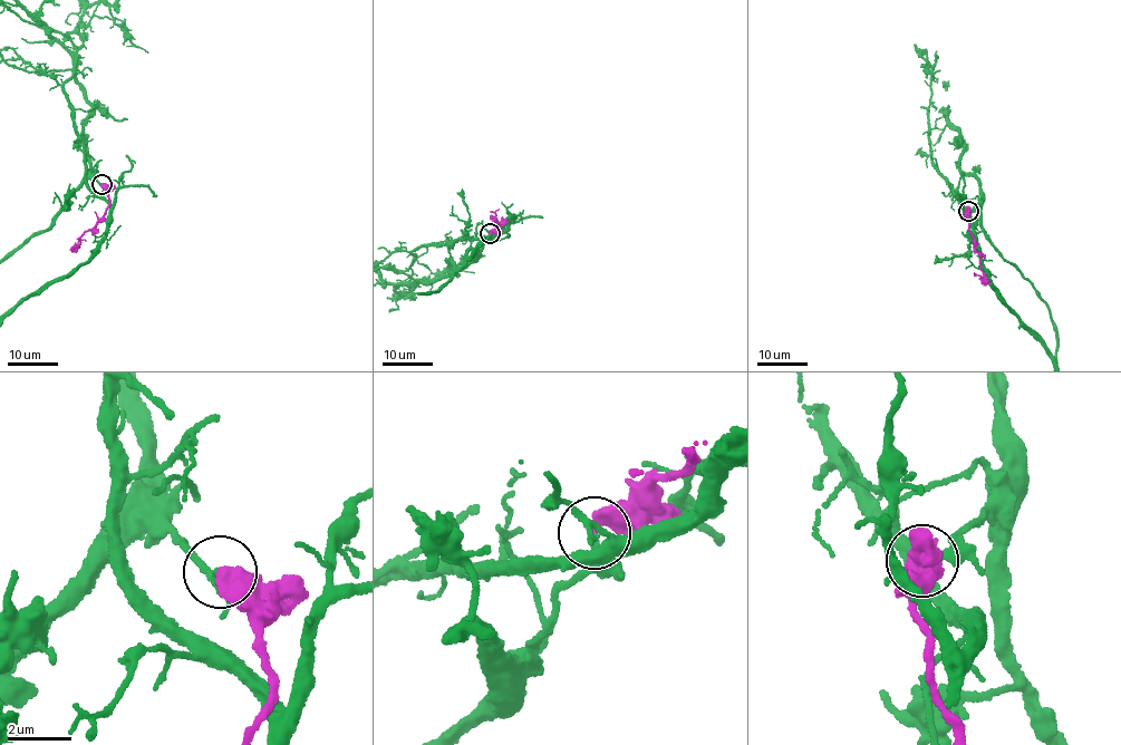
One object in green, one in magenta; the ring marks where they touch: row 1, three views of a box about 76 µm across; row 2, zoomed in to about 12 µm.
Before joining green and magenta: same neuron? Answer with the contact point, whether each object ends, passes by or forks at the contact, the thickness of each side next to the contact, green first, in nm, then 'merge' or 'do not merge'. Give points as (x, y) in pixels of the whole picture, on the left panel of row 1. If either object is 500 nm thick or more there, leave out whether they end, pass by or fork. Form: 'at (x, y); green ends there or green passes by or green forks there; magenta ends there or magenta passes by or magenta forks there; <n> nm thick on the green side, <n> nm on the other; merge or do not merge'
at (102, 184); green passes by; magenta ends there; 190 nm thick on the green side, 460 nm on the other; merge

